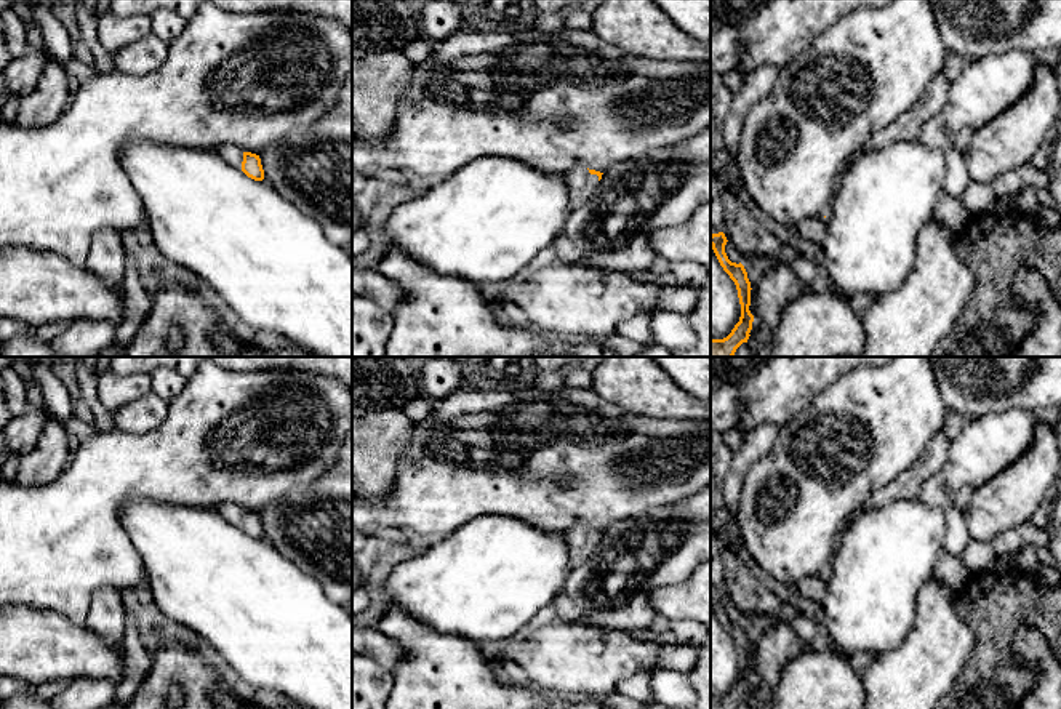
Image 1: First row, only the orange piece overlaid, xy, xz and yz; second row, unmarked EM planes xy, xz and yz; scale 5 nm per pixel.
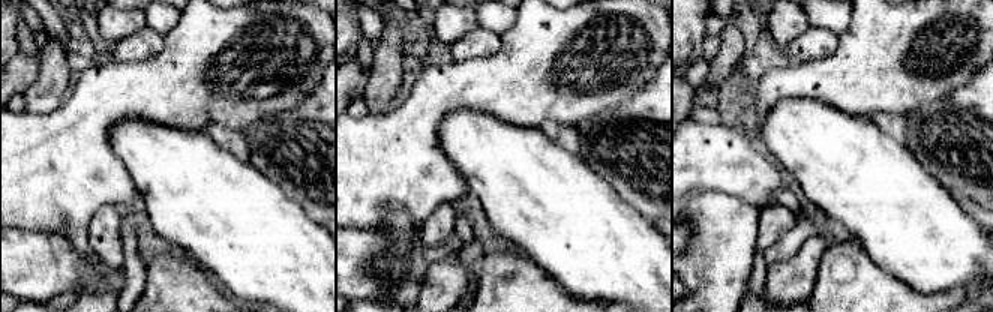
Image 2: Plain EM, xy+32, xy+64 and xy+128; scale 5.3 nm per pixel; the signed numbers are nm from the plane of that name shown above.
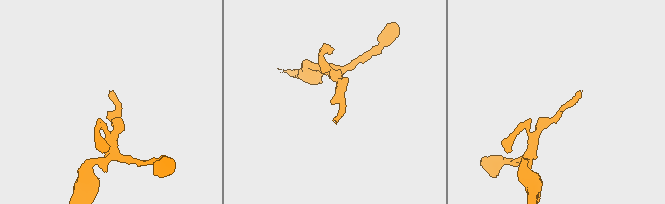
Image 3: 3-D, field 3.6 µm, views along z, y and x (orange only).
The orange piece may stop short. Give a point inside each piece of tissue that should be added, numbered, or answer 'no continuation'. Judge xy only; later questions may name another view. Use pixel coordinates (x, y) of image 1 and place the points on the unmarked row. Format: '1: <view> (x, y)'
1: xy (232, 512)

